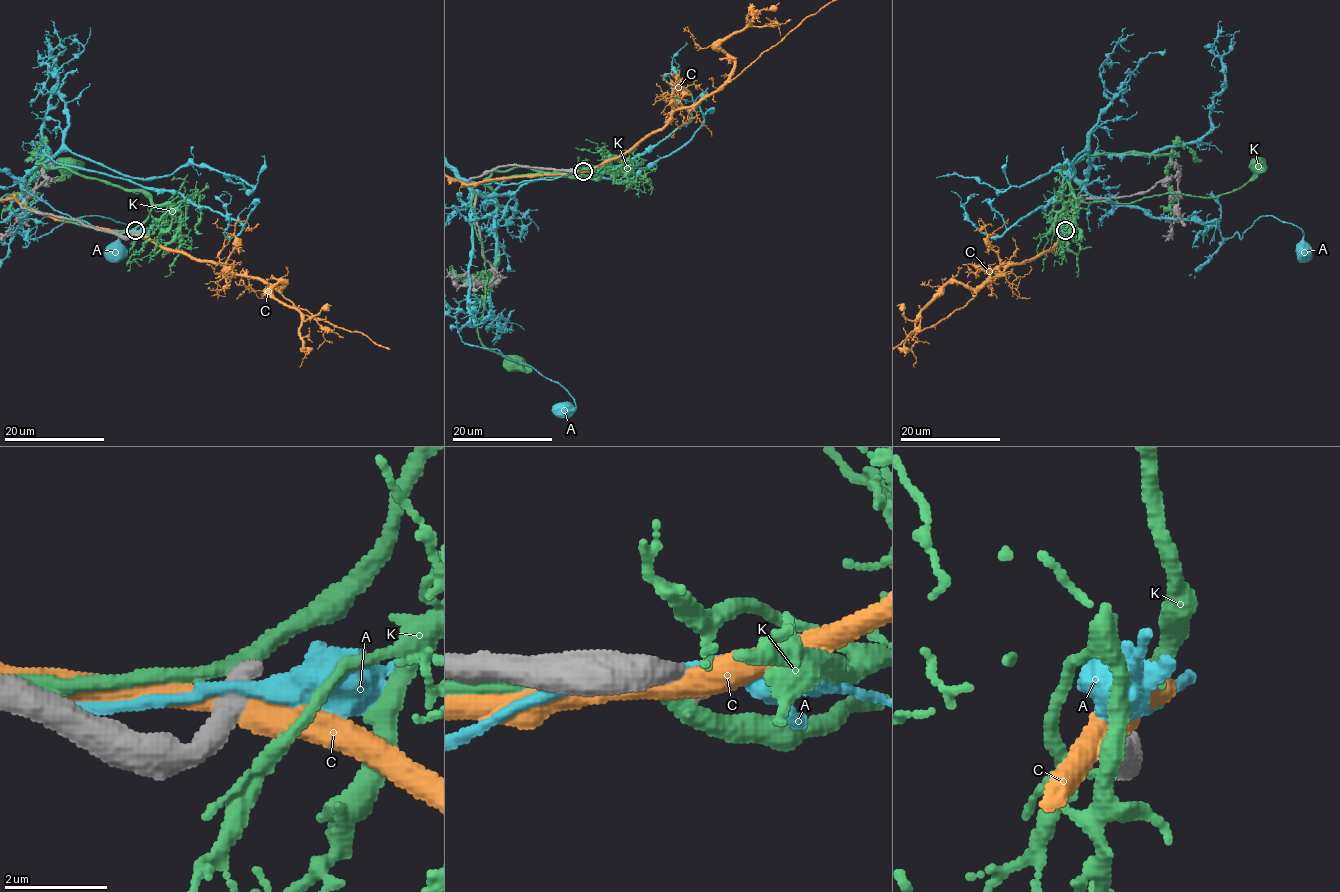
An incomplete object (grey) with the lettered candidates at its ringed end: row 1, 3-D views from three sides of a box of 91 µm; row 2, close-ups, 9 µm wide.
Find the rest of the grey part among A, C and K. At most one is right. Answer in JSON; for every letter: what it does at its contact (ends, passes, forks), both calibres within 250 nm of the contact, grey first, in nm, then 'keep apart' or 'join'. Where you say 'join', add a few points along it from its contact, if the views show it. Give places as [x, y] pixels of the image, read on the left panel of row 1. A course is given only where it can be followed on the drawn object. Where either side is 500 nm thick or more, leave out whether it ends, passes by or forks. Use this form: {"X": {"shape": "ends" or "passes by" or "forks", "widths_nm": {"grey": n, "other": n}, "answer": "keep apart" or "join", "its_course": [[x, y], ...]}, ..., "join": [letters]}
{"A": {"widths_nm": {"grey": 500, "other": 280}, "answer": "keep apart"}, "C": {"widths_nm": {"grey": 550, "other": 480}, "answer": "keep apart"}, "K": {"shape": "passes by", "widths_nm": {"grey": 440, "other": 320}, "answer": "keep apart"}, "join": []}

